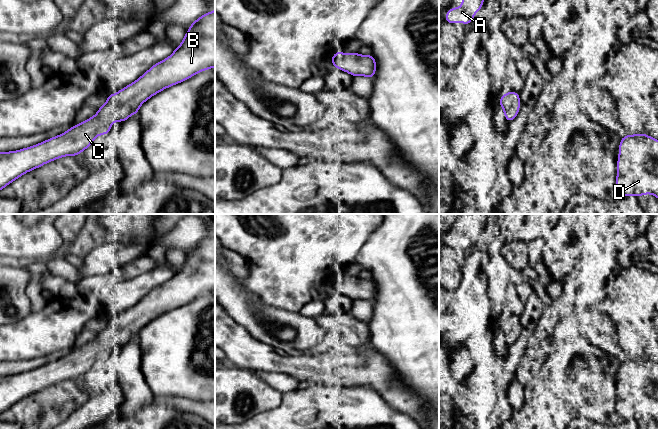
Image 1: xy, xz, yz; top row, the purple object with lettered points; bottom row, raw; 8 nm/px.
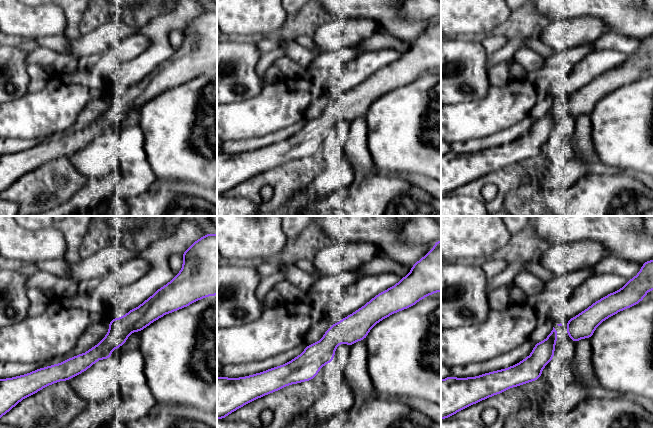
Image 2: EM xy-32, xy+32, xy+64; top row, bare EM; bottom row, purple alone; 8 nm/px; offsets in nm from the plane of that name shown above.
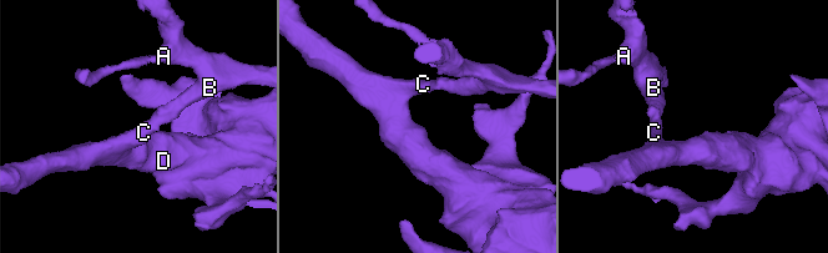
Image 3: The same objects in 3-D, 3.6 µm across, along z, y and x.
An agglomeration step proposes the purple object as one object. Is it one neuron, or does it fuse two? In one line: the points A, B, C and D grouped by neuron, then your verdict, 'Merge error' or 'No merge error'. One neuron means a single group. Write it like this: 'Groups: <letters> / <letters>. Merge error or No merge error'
Groups: A B C D. No merge error

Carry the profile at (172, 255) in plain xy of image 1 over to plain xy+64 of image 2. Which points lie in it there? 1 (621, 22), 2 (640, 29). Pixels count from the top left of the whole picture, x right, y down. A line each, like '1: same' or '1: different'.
1: same
2: same

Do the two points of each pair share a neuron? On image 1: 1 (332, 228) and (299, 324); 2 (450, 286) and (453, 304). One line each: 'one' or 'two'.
1: two
2: two

